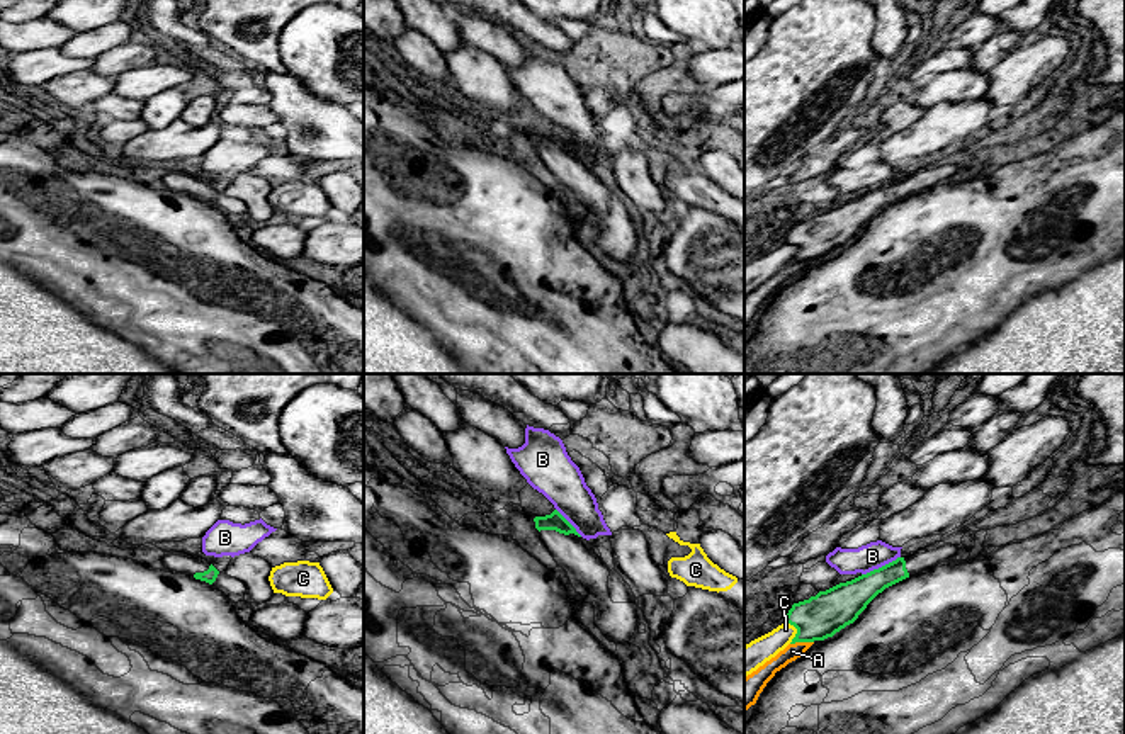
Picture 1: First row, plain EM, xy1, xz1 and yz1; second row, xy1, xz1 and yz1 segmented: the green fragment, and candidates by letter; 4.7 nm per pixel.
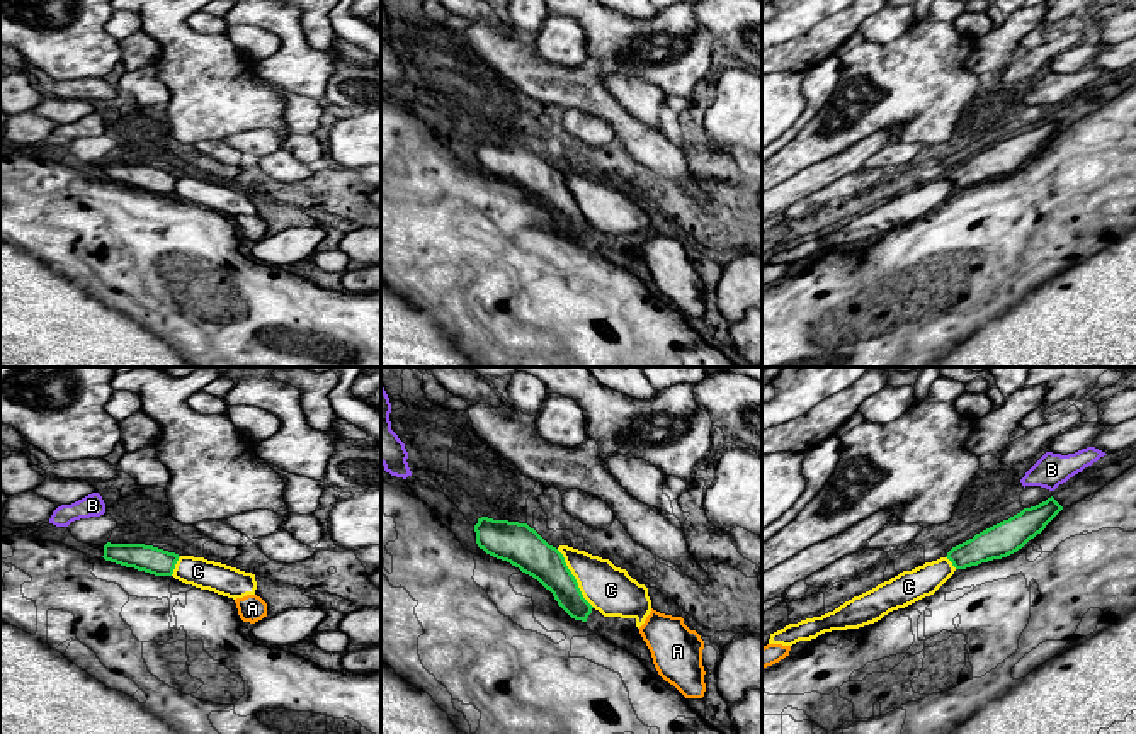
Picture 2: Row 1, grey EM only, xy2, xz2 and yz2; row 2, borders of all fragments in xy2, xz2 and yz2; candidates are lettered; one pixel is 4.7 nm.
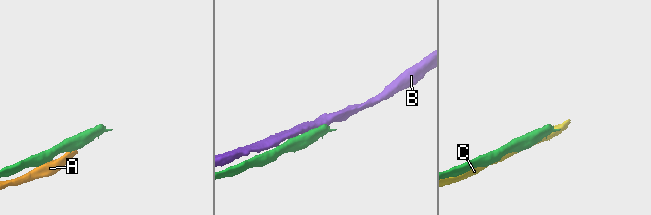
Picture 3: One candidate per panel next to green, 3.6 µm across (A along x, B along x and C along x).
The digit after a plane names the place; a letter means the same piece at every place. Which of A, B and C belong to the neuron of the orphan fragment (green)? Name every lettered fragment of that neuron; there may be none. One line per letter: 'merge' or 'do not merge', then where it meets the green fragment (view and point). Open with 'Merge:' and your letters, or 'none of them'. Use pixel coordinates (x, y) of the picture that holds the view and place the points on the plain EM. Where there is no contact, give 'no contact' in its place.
Merge: none of them
A: do not merge | yz1 (801, 260)
B: do not merge | yz1 (882, 186)
C: do not merge | xz2 (573, 197)

